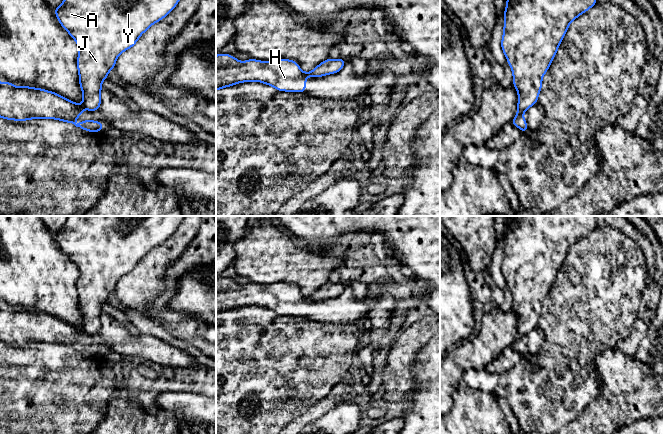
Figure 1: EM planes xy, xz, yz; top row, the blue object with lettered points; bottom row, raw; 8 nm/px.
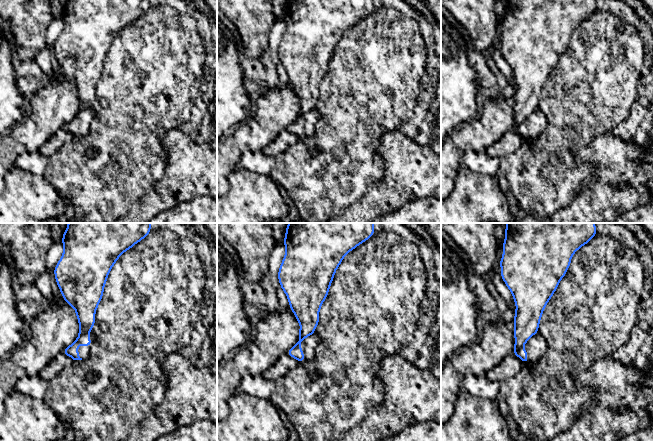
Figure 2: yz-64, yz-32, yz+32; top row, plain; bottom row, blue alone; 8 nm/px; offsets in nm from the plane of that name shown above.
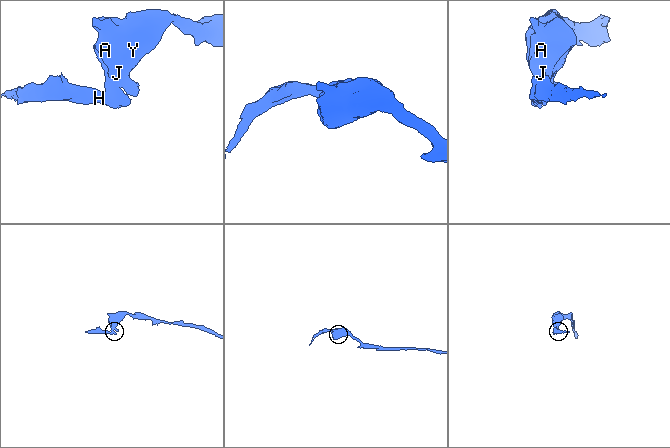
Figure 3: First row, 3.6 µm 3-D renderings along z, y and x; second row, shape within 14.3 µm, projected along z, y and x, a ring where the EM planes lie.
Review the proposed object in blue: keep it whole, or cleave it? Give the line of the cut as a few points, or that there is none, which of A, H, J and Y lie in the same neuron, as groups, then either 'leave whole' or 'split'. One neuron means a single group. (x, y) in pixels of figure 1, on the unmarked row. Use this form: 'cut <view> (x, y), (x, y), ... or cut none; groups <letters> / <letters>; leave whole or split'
cut yz (524, 335), (517, 339); groups A J Y / H; split

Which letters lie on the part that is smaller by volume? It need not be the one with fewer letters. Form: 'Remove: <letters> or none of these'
Remove: H

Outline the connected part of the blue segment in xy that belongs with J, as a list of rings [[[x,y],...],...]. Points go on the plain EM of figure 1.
[[[67,216],[64,225],[54,235],[61,250],[79,272],[77,293],[83,317],[82,329],[86,334],[99,333],[102,305],[114,293],[119,279],[133,271],[150,250],[166,241],[183,218],[184,216]]]

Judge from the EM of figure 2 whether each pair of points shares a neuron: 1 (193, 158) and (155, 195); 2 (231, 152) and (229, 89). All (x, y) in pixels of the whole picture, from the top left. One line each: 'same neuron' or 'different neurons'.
1: same neuron
2: different neurons

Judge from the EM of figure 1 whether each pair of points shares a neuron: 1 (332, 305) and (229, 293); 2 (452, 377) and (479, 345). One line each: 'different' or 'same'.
1: same
2: same

